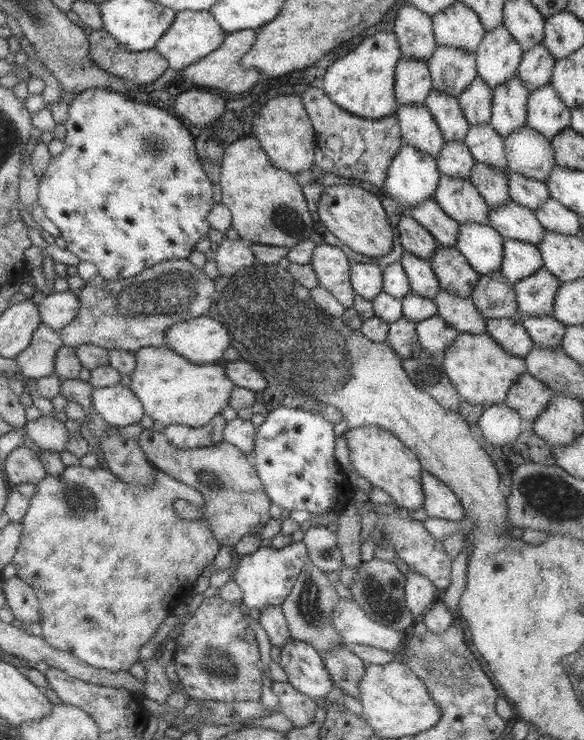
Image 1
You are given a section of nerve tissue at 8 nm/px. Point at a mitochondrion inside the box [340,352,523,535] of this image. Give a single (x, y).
(419, 370)

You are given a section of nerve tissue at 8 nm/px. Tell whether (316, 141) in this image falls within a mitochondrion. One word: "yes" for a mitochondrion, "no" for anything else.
no

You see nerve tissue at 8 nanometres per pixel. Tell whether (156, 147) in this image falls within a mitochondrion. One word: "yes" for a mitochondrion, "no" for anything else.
yes

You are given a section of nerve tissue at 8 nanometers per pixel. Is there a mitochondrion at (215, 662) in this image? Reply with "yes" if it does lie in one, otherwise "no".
yes

